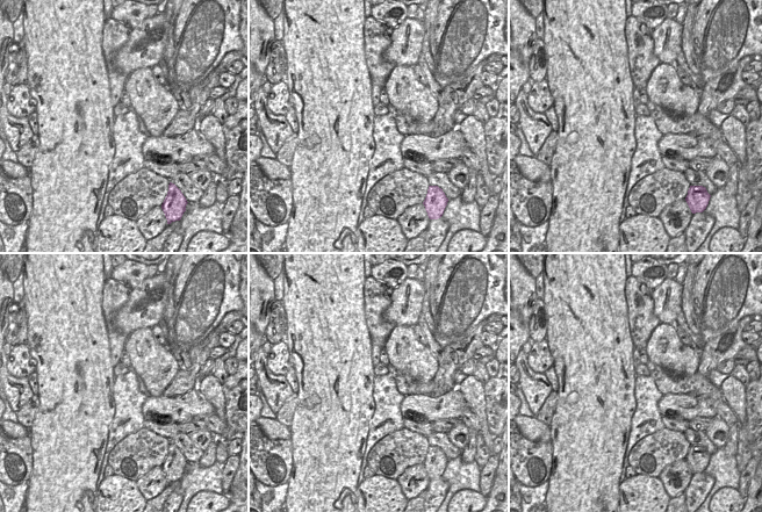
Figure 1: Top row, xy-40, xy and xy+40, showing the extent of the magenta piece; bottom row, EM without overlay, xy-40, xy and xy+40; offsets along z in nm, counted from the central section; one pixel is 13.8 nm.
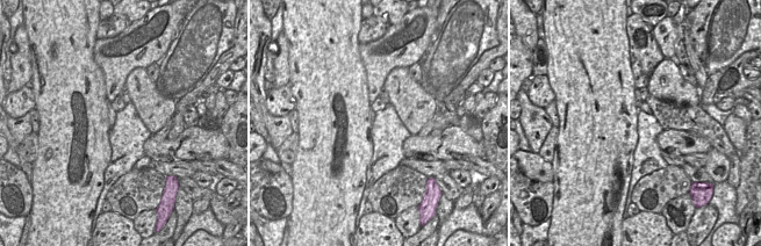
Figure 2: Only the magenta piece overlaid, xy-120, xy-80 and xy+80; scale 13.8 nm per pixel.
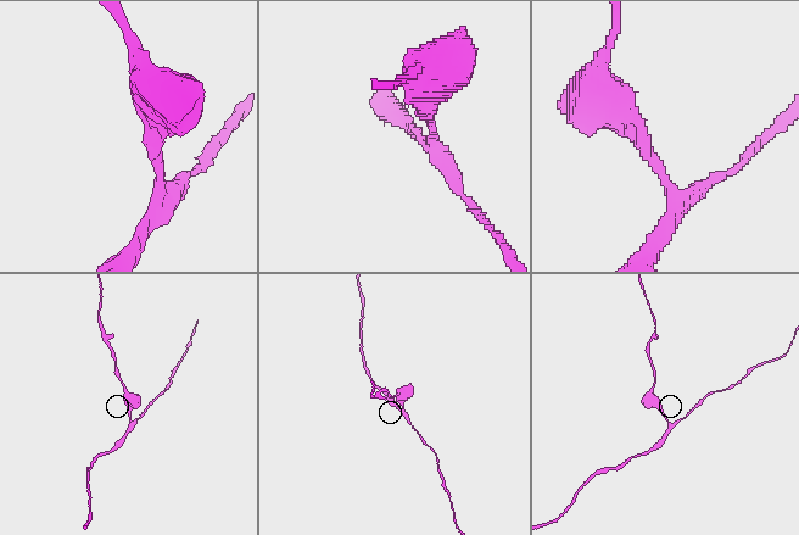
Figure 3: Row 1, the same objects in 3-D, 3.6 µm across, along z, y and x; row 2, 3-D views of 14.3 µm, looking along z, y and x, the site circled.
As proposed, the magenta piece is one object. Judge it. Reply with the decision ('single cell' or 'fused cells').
fused cells

